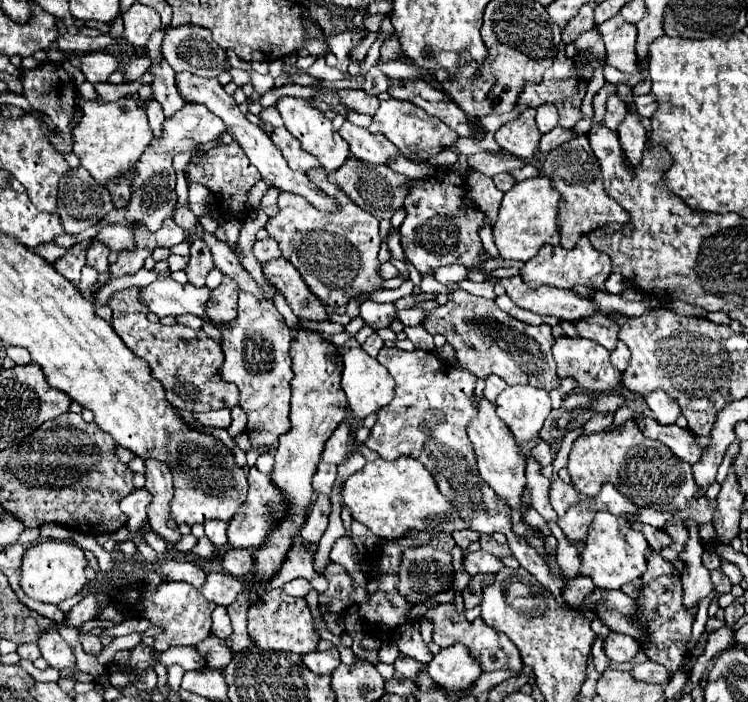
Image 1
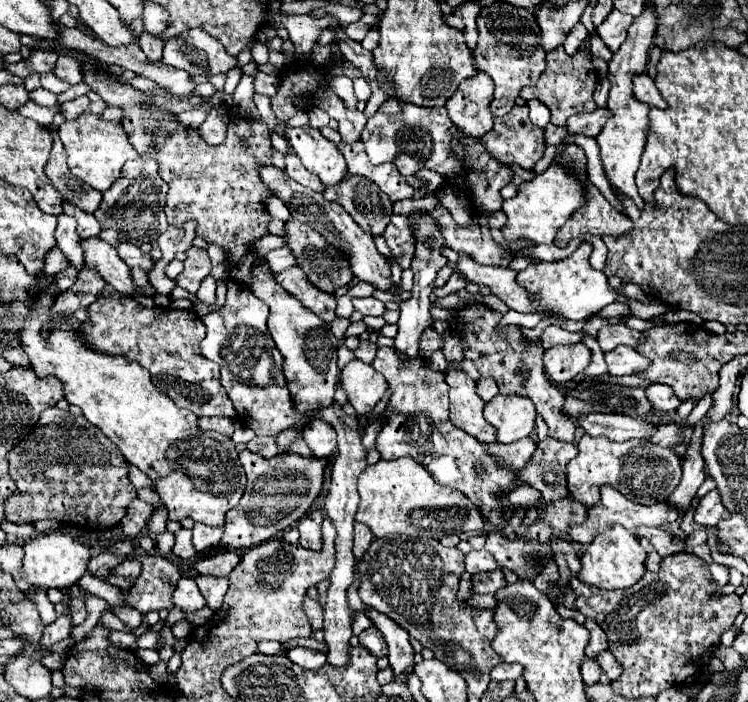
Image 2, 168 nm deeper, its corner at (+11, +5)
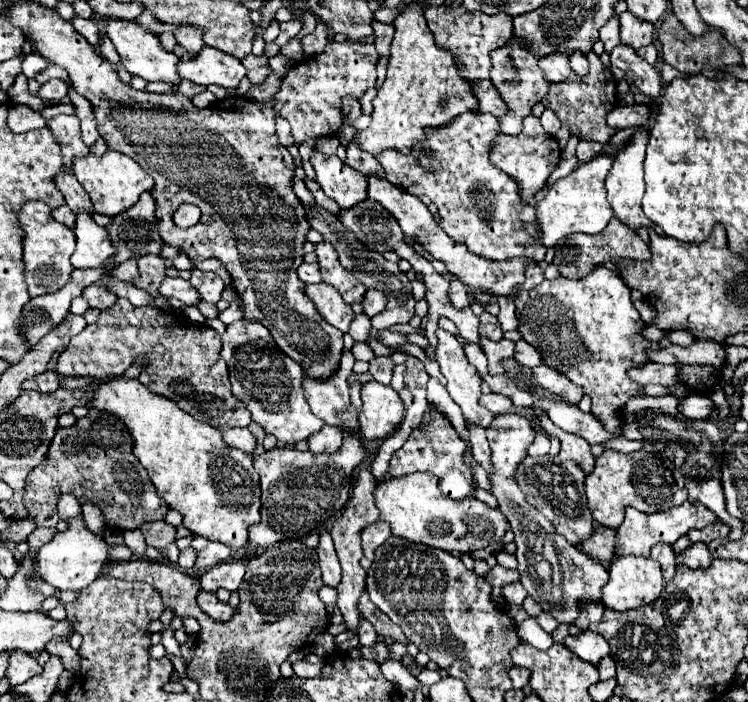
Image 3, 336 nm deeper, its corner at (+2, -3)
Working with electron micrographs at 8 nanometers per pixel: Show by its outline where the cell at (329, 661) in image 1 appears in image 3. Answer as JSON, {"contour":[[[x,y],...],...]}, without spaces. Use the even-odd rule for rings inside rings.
{"contour":[[[308,654],[306,658],[294,662],[292,668],[294,668],[294,674],[296,674],[298,678],[316,678],[316,676],[320,676],[322,664],[324,664],[322,656],[318,656],[318,654]]]}

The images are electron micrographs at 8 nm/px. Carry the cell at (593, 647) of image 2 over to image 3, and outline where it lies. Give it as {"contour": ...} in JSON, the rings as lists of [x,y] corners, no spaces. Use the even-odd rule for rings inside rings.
{"contour":[[[590,630],[580,632],[578,636],[566,636],[562,638],[562,644],[570,648],[574,654],[578,654],[578,658],[588,660],[590,664],[598,664],[608,654],[606,640]]]}

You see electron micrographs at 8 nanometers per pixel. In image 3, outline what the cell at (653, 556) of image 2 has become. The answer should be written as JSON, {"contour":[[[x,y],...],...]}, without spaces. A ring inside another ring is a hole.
{"contour":[[[656,544],[652,548],[652,558],[656,558],[660,564],[662,564],[662,572],[664,572],[664,578],[666,580],[672,580],[674,572],[676,572],[676,556],[674,556],[674,550],[670,544]]]}

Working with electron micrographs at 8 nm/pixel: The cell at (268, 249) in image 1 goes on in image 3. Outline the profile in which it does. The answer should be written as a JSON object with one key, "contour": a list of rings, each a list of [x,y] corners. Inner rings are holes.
{"contour":[[[308,262],[300,264],[300,268],[298,268],[298,278],[300,278],[304,284],[318,284],[318,282],[322,282],[318,264],[308,264]]]}

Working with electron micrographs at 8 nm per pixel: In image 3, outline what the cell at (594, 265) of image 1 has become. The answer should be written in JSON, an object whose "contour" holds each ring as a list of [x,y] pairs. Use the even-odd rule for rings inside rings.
{"contour":[[[598,266],[582,280],[544,280],[528,296],[514,300],[522,338],[538,350],[546,366],[562,372],[592,398],[592,414],[610,432],[622,432],[622,408],[630,398],[644,396],[644,386],[634,382],[628,370],[648,364],[648,348],[658,348],[658,342],[642,336],[646,324],[632,306],[630,288],[612,270]]]}

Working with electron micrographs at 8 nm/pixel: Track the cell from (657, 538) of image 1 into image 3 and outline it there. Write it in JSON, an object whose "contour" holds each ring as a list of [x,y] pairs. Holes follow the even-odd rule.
{"contour":[[[692,544],[688,546],[688,550],[684,550],[684,554],[676,554],[676,560],[688,568],[708,568],[710,560],[714,560],[708,552],[706,544]]]}

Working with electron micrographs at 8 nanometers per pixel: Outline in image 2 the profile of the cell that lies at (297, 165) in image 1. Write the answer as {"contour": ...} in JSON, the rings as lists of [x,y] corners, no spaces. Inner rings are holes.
{"contour":[[[285,154],[285,172],[297,180],[299,184],[311,188],[311,190],[317,190],[317,192],[323,192],[325,190],[325,184],[321,184],[321,180],[317,180],[317,176],[313,176],[313,172],[309,172],[299,160],[297,156],[291,156],[291,154]]]}

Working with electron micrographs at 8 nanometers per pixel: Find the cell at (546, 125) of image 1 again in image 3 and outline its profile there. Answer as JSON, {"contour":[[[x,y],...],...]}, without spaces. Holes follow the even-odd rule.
{"contour":[[[546,108],[544,114],[540,116],[540,122],[542,122],[542,126],[544,126],[544,130],[546,130],[548,134],[556,134],[556,132],[560,130],[560,120],[558,120],[558,116],[556,116],[554,112],[550,112],[548,108]]]}

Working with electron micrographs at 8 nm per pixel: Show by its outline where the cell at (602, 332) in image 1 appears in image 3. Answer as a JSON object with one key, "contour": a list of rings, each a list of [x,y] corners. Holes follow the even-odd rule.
{"contour":[[[694,340],[694,344],[686,348],[670,344],[666,350],[650,350],[648,354],[652,362],[660,364],[698,364],[698,366],[722,368],[726,362],[726,344]]]}

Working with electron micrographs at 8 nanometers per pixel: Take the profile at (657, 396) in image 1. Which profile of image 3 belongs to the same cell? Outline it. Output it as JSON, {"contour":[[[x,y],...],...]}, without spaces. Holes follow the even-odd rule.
{"contour":[[[688,394],[682,398],[680,402],[680,412],[686,416],[686,418],[696,418],[696,420],[706,420],[710,418],[710,414],[716,410],[714,402],[706,396],[706,394]]]}

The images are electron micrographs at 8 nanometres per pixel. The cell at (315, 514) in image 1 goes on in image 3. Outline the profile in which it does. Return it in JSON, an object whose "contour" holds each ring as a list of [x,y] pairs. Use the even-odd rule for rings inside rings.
{"contour":[[[328,532],[320,534],[320,546],[318,546],[318,556],[320,556],[320,568],[322,568],[322,580],[326,586],[336,588],[336,584],[340,582],[340,564],[338,564],[338,556],[334,552],[334,544],[332,544],[332,536]]]}

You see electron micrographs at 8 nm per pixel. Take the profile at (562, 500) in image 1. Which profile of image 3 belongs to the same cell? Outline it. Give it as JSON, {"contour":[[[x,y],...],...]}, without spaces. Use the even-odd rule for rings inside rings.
{"contour":[[[596,528],[594,534],[582,544],[582,552],[592,556],[598,562],[610,562],[616,552],[616,530],[610,528]]]}

